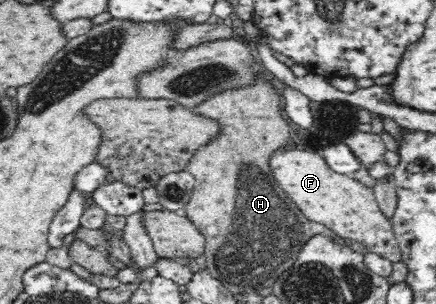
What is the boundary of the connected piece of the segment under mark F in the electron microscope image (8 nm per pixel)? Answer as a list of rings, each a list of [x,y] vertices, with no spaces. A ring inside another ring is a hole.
[[[298,149],[277,150],[269,159],[276,184],[306,219],[331,229],[333,236],[344,242],[360,242],[372,253],[389,259],[393,264],[401,261],[401,250],[393,233],[393,224],[380,211],[373,188],[365,187],[352,176],[335,173],[320,153]]]

